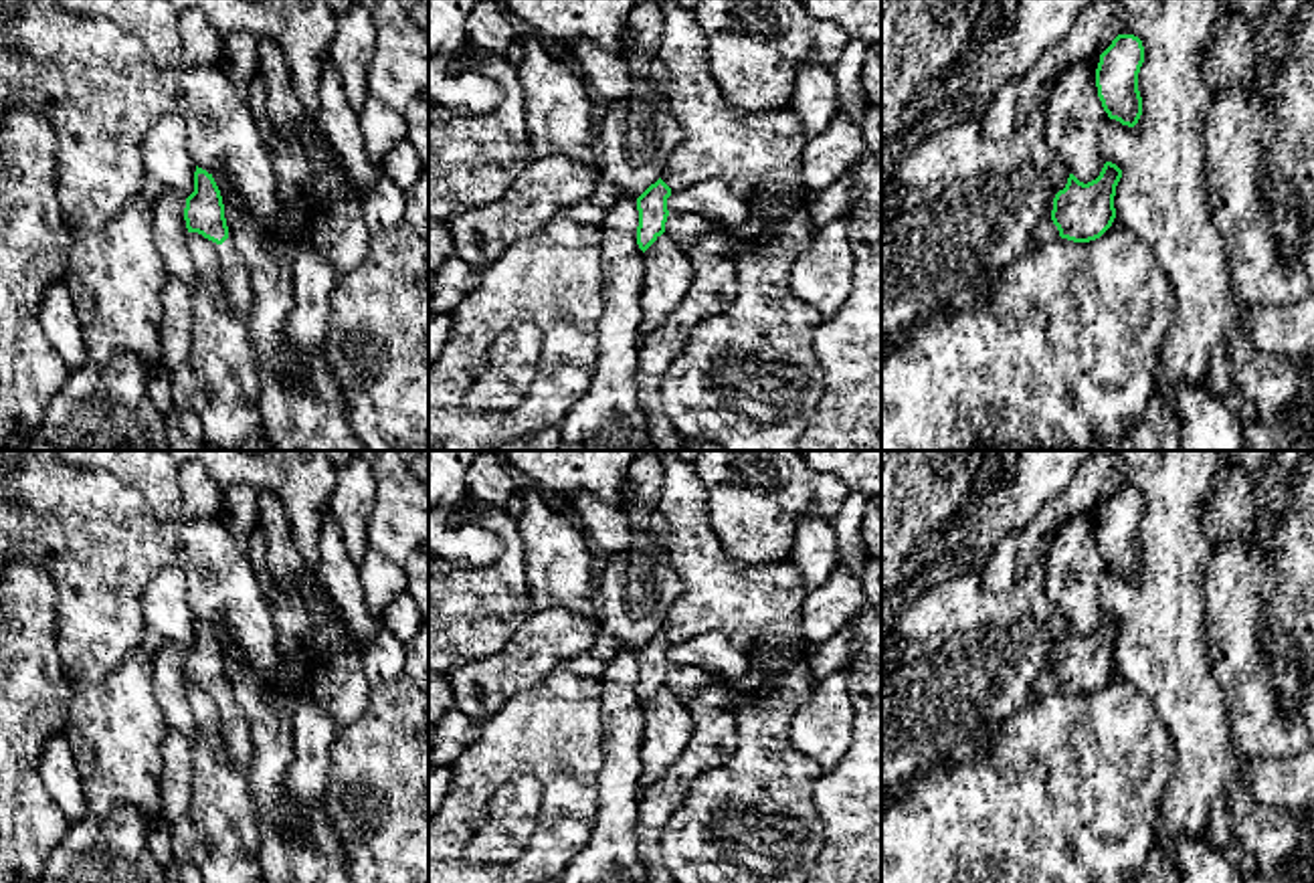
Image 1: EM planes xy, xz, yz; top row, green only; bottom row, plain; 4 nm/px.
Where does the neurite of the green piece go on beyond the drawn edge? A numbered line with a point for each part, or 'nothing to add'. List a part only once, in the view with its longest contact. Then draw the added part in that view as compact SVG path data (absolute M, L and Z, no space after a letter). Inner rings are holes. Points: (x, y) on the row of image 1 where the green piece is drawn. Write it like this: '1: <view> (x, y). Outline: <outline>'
1: yz (1046, 231). Outline: M1051 218L1041 220L1041 224L1033 232L1031 247L1035 244L1045 244L1047 240L1059 236L1057 226L1053 224Z

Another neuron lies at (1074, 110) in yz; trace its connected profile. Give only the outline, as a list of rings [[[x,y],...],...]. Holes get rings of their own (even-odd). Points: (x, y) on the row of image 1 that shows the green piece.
[[[1086,61],[1073,63],[1047,99],[1045,137],[1084,184],[1096,180],[1106,164],[1098,145],[1102,113],[1096,69]]]

